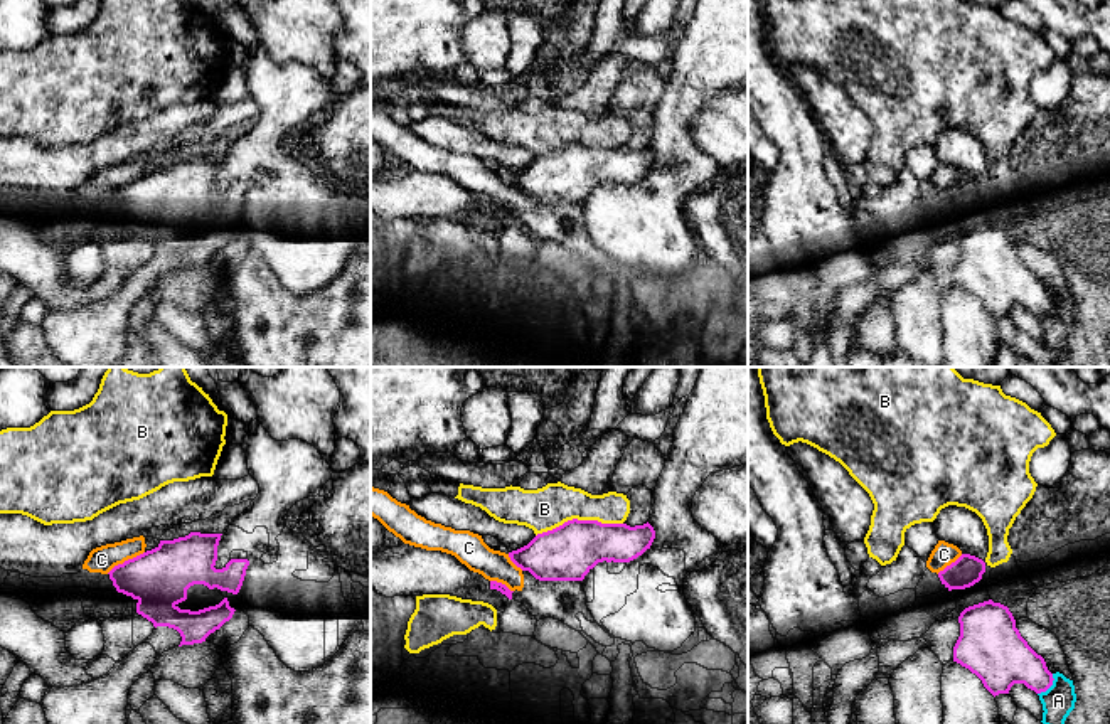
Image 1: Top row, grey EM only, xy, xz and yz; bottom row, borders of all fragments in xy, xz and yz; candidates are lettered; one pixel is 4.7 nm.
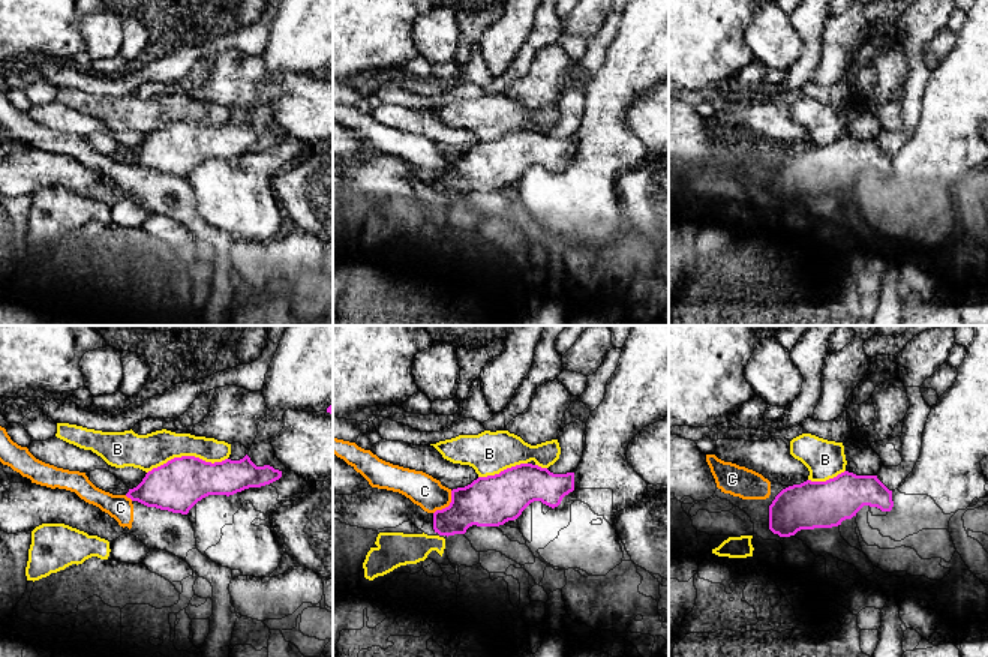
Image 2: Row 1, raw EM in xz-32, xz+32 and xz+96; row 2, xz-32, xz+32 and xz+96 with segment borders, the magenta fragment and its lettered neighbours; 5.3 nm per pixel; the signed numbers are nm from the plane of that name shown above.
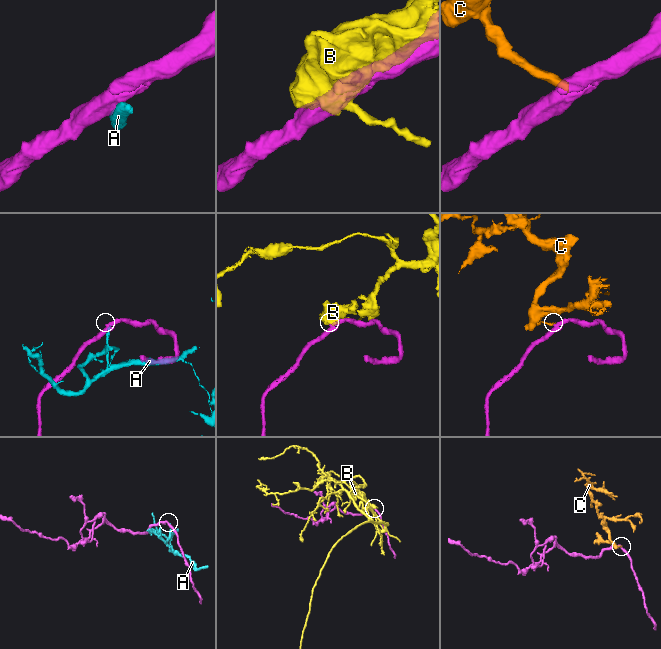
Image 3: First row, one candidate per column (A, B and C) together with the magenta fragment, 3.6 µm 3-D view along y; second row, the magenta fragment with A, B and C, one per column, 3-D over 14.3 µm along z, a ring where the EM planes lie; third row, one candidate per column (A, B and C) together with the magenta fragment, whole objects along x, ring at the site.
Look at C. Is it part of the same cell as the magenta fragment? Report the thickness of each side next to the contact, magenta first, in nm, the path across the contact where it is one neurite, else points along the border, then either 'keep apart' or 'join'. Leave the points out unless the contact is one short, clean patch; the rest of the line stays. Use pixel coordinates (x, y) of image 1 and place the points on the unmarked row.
calibres 280 and 130 nm; border xy (144, 174), (115, 187), (106, 196); keep apart

